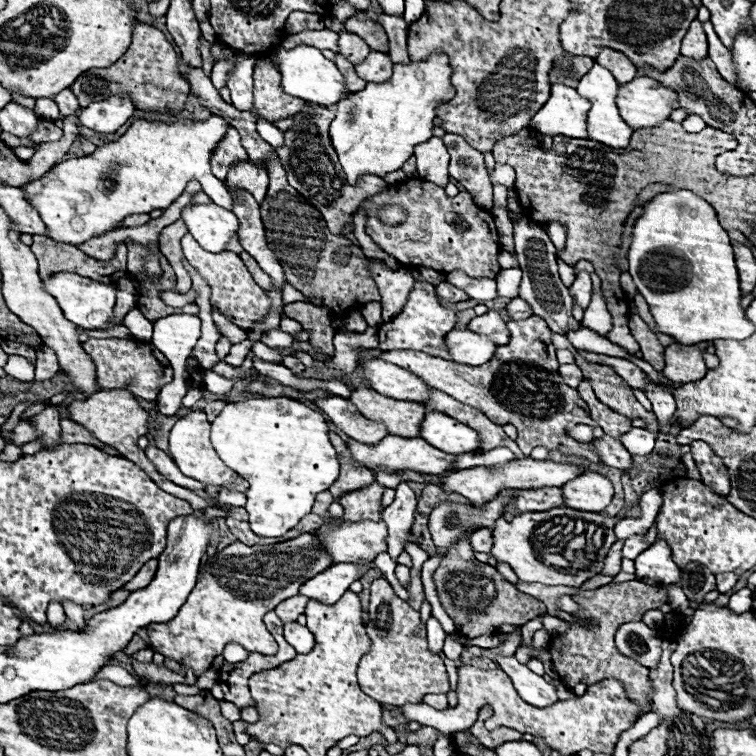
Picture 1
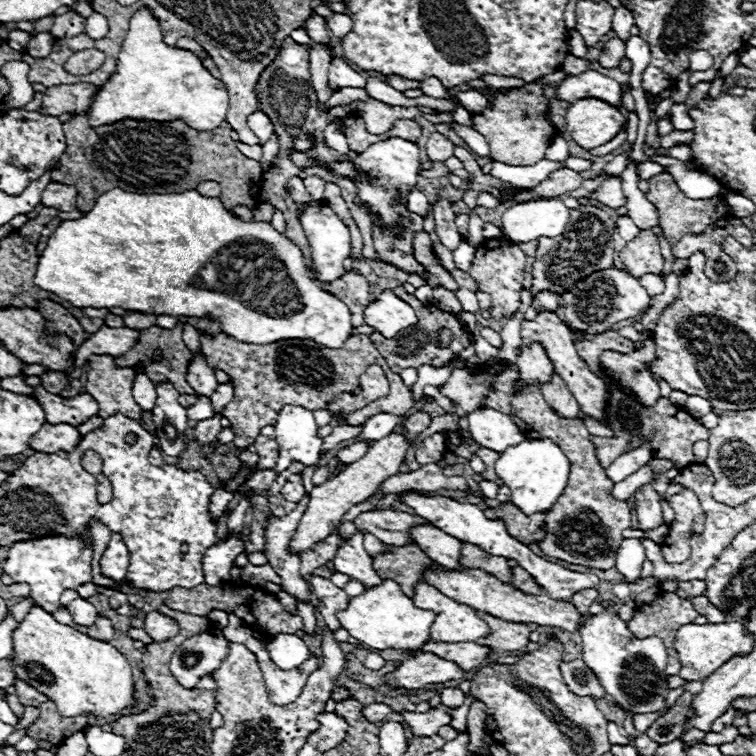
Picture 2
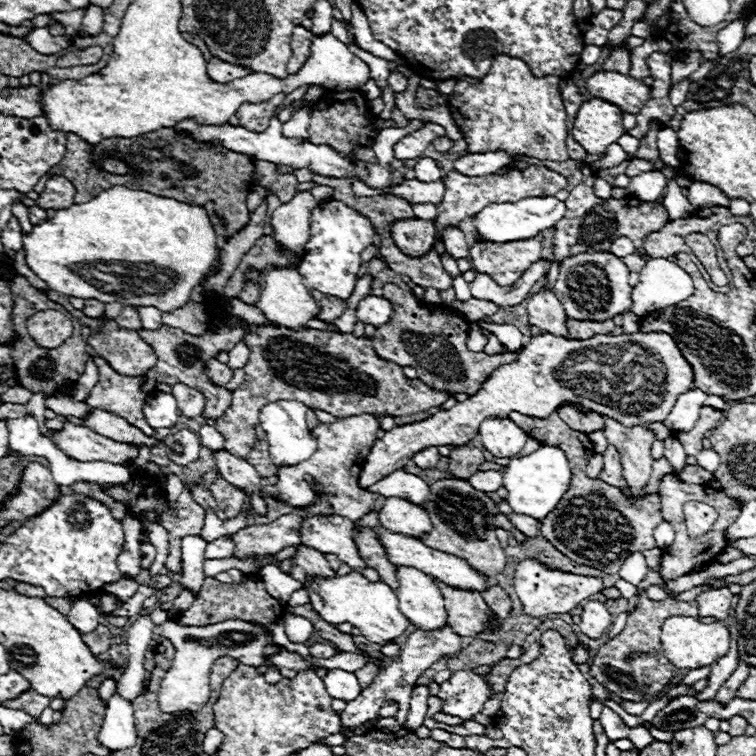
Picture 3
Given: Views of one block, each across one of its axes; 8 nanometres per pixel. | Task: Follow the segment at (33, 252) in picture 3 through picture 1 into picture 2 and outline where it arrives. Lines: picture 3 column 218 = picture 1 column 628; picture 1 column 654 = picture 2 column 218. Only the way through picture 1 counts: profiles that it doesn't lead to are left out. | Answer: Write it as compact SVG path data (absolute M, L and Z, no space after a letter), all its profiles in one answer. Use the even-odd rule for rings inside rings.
M114 188L106 194L102 194L98 198L96 206L86 216L82 216L78 220L64 220L54 230L54 234L48 238L46 248L42 250L42 254L38 258L34 284L38 288L44 288L44 290L60 296L62 300L70 302L76 308L86 308L86 306L114 308L114 306L120 306L124 310L140 310L140 312L148 312L148 314L196 316L196 318L212 316L220 322L222 332L226 332L228 336L232 336L240 342L248 342L248 344L272 344L278 340L298 338L298 340L314 340L316 344L322 344L328 348L340 348L352 330L348 306L342 300L338 300L336 296L332 296L330 292L322 290L318 286L318 282L310 278L304 254L300 252L300 248L292 240L288 240L284 234L280 234L270 222L242 222L242 220L238 220L230 210L226 210L222 206L220 198L208 198L196 190L186 190L180 194L132 194L132 192L124 192L120 188ZM206 268L214 270L214 282L206 282L202 278L202 270L206 270ZM152 298L160 298L156 306L150 306Z

